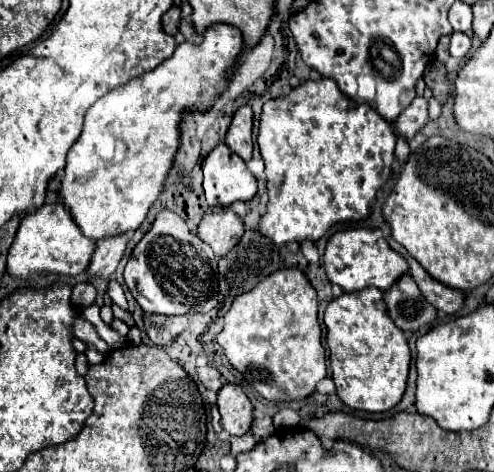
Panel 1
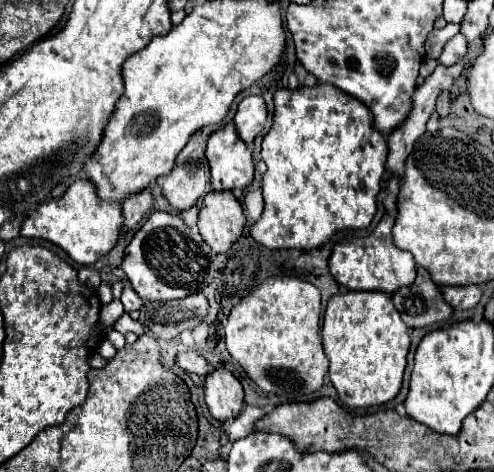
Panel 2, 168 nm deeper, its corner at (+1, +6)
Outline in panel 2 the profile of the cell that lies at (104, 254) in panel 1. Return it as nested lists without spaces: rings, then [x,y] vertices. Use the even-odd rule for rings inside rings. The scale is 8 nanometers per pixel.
[[[146,189],[140,197],[132,197],[132,199],[124,201],[124,205],[122,205],[122,217],[124,217],[122,235],[126,235],[130,229],[134,229],[150,209],[152,209],[150,189]]]

